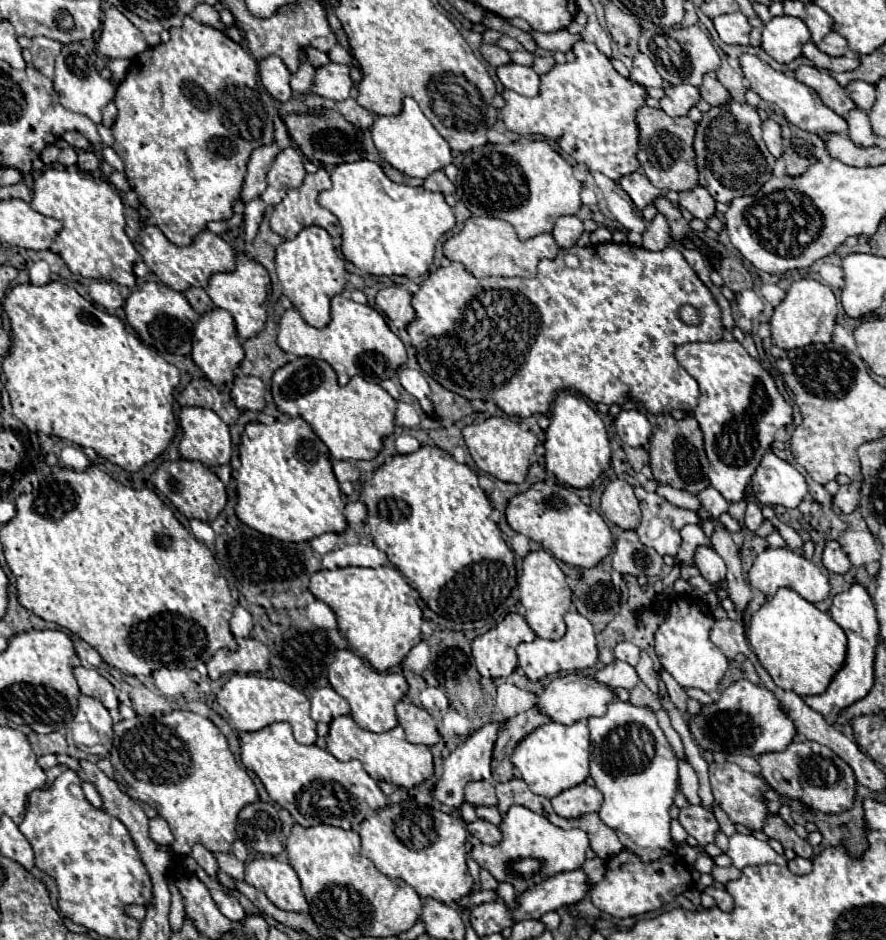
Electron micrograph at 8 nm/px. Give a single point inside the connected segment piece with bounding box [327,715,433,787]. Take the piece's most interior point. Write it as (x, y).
(388, 756)

